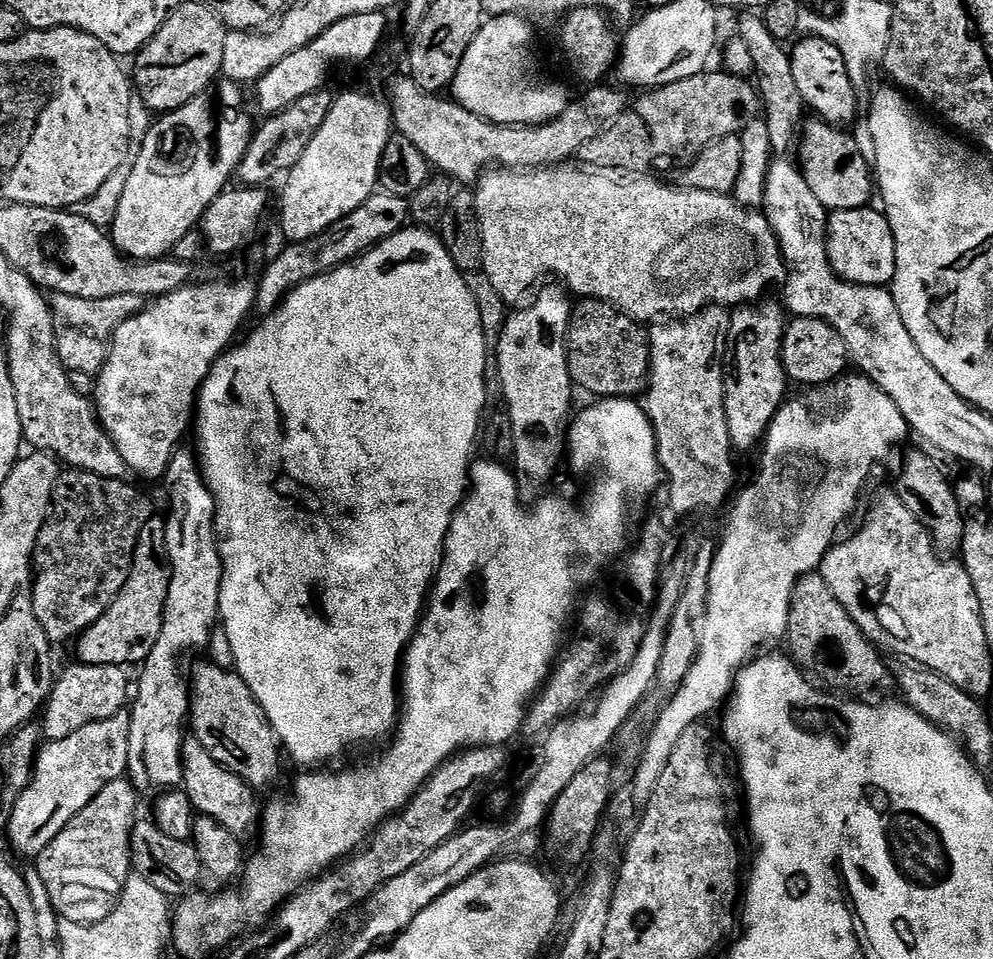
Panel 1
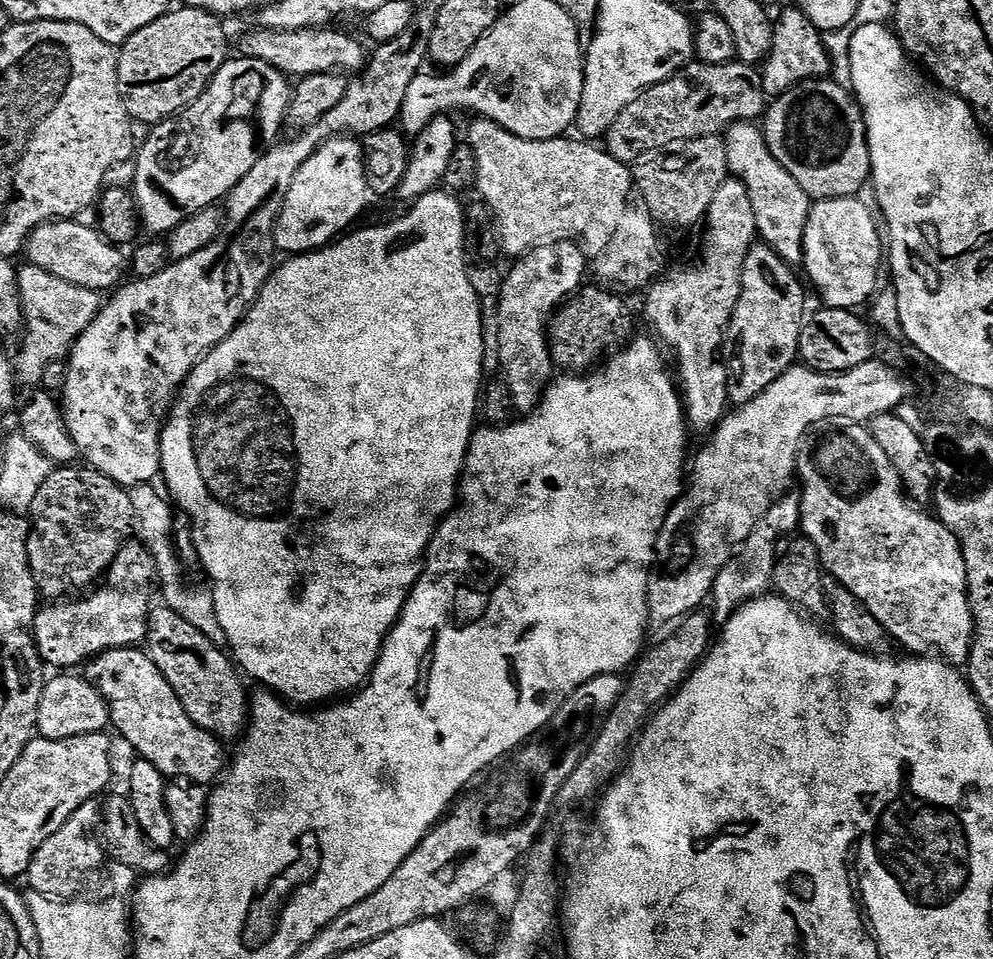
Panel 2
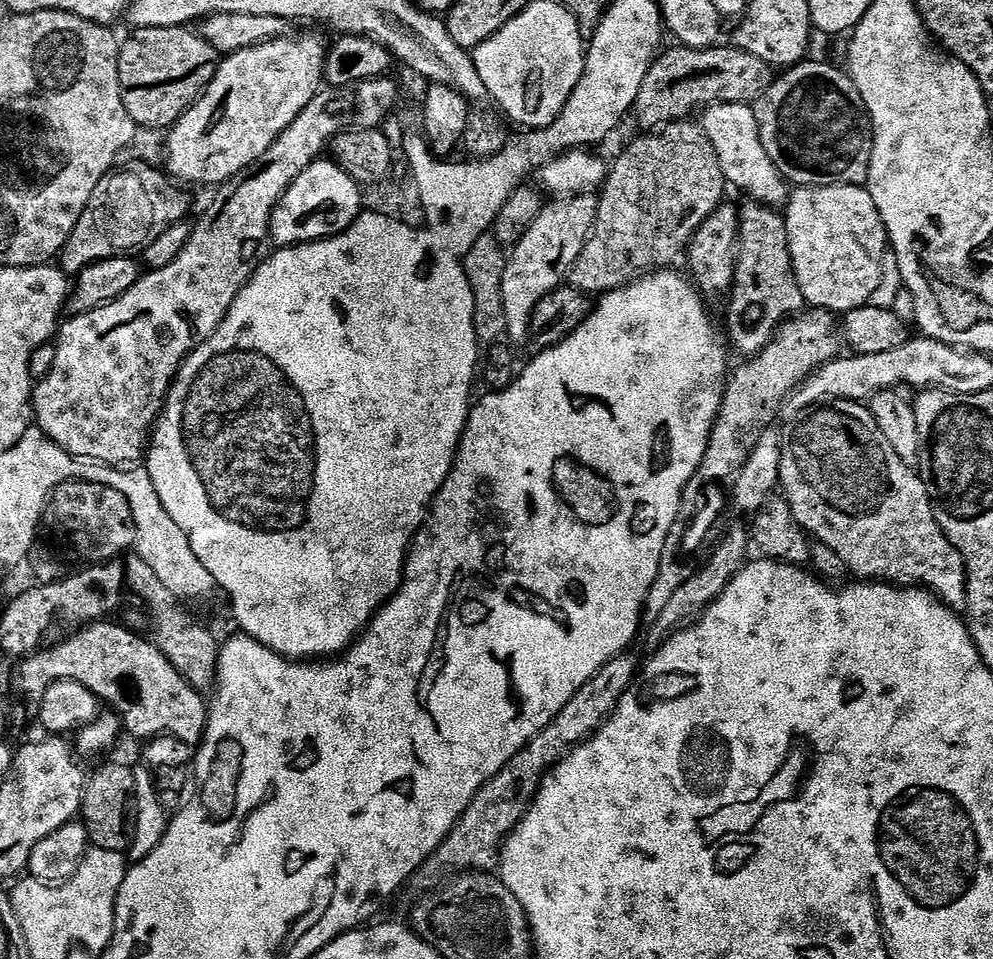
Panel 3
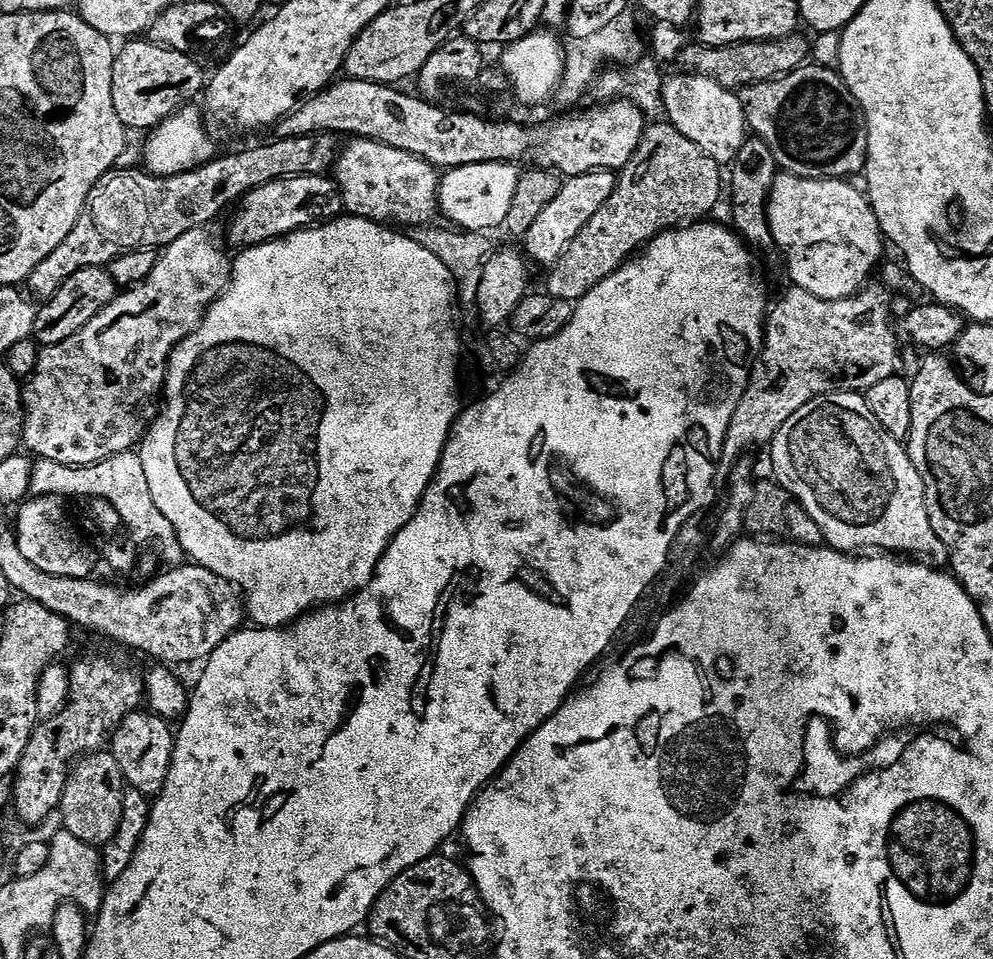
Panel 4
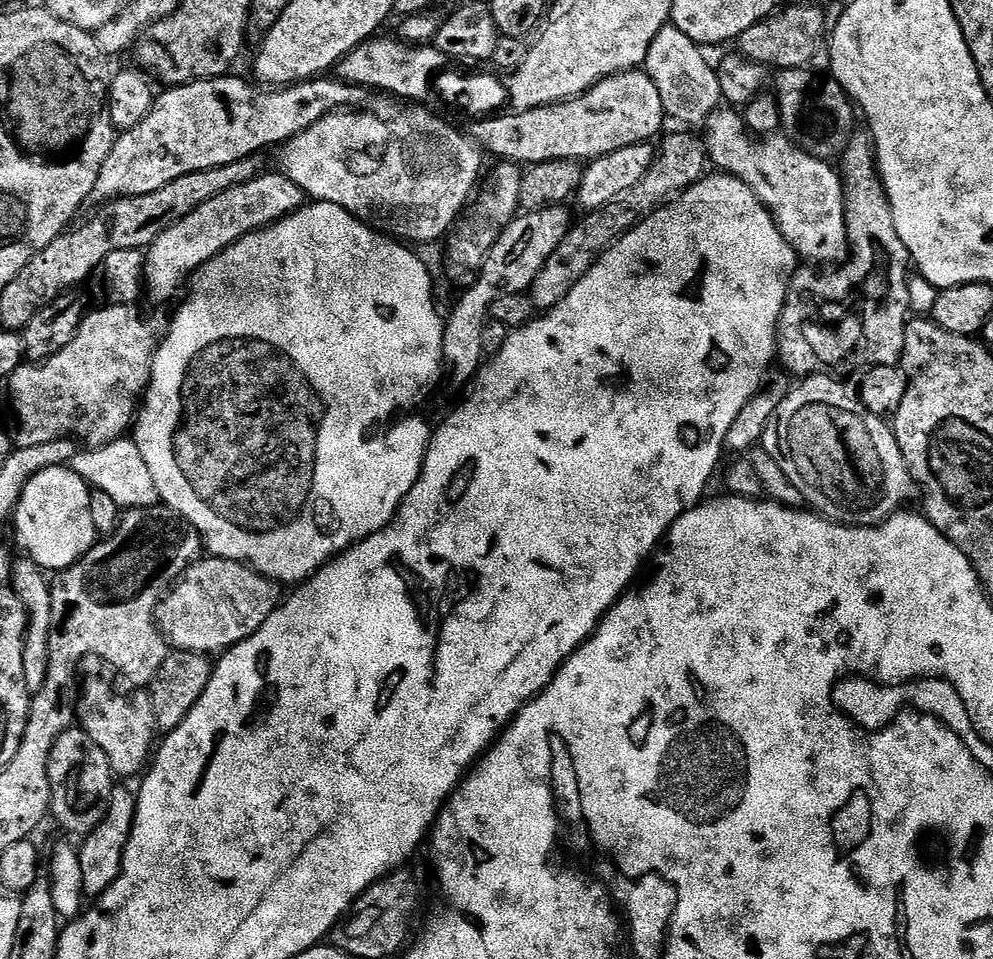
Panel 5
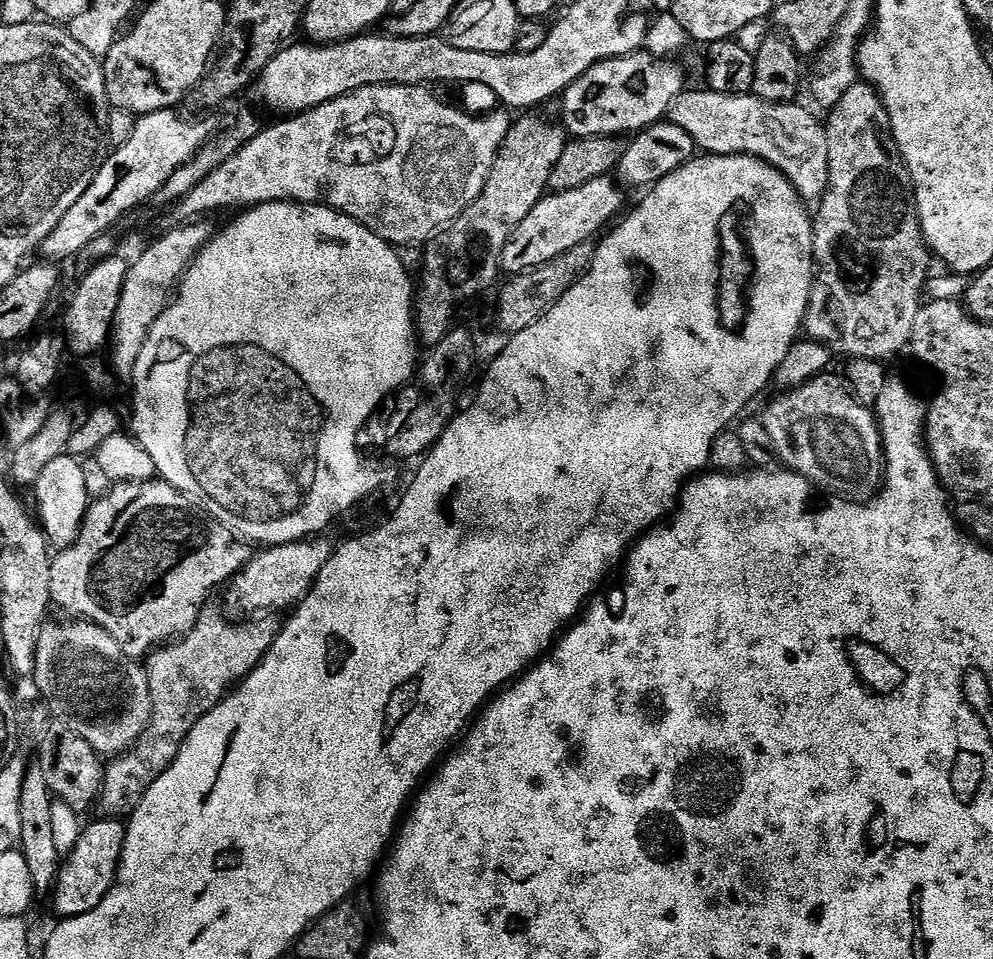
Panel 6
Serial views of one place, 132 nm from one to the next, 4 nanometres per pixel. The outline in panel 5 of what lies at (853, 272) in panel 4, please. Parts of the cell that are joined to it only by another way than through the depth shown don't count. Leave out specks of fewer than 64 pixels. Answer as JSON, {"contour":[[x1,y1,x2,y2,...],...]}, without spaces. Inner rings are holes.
{"contour":[[718,110,706,125,709,161,715,167,717,164,721,173,737,176,754,190,801,261,816,266,836,266,847,261,850,255,848,214,844,208,841,173,829,161,804,152,799,143,783,140,783,135,753,136,739,111,724,111]]}

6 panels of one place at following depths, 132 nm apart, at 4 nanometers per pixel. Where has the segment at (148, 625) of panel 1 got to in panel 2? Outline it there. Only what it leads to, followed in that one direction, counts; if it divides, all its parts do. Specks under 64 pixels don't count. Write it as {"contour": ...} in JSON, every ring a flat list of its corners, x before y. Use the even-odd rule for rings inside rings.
{"contour":[[128,540,122,550,118,550,99,587,83,598,45,603,37,611,34,638,45,665,52,667,53,664,56,670,76,670,79,664,80,667,87,665,106,650,143,645,148,639,148,618,154,607,152,591,157,588,154,554,143,540]]}

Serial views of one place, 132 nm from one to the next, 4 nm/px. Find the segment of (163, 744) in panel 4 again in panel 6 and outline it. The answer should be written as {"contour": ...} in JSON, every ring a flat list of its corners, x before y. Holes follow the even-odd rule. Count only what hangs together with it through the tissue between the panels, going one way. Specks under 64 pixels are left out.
{"contour":[[81,619,68,623,72,624,46,622,41,626,31,679,36,680,36,688,55,719,65,723,75,734,80,734,101,757,115,758,136,745,152,720,147,671,141,665,139,668,136,665,139,663,120,649,116,639,105,628]]}

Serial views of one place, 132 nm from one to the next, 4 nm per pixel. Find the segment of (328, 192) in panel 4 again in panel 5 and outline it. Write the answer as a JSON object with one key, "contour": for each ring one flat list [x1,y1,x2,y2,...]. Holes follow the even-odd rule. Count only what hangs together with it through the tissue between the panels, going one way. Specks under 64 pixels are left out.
{"contour":[[265,171,256,179,234,186,214,198,210,202,202,202,194,214,186,214,182,222,174,222,170,230,158,234,158,238,144,252,144,282,146,296,156,304,164,304,172,300,180,292,180,287,188,280,188,275,199,273,204,265,218,254,238,242,251,232,285,220,293,212,304,207,306,197,304,191,283,171]]}

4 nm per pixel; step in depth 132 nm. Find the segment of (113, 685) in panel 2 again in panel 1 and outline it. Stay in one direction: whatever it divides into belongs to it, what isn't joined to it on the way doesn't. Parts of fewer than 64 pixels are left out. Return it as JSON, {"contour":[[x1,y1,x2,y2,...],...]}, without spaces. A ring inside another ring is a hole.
{"contour":[[194,738,185,739,180,751,180,763,184,765,182,791,188,795,192,807,199,815,222,822,222,826,226,826,226,830,230,830,230,834,242,842,248,842,252,835,252,839,257,835,262,824,262,804,256,801,257,793,246,781,214,762,206,746]]}

